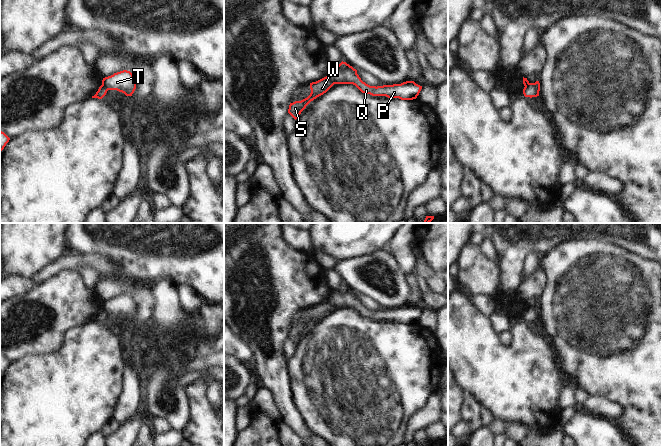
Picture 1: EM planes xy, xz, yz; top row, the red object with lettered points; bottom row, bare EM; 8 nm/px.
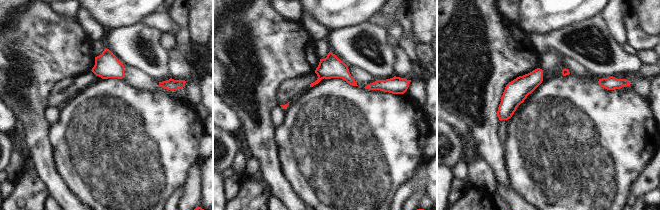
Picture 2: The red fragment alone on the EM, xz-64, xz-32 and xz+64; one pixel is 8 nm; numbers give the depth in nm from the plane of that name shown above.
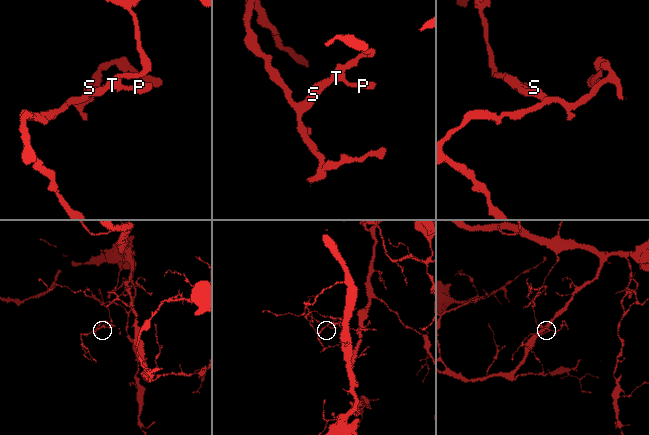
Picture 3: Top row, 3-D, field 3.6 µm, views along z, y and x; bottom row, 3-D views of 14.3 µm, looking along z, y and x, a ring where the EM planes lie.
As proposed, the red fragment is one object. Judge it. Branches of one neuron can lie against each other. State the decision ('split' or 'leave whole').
split

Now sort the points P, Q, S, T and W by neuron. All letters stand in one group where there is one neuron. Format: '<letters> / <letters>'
P Q T / S W

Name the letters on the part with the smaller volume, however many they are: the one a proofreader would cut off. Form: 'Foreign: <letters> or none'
Foreign: S, W

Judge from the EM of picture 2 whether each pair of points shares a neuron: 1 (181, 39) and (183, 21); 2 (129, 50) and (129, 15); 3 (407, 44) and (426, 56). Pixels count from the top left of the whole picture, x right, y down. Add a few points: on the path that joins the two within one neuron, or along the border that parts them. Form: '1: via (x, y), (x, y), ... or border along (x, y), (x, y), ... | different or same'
1: via (183, 35), (183, 25) | same
2: border along (139, 22), (107, 30) | different
3: border along (414, 45), (417, 59) | different

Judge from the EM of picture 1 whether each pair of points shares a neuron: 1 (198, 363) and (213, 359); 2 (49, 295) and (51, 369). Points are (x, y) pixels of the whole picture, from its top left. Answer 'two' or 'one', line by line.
1: one
2: two

